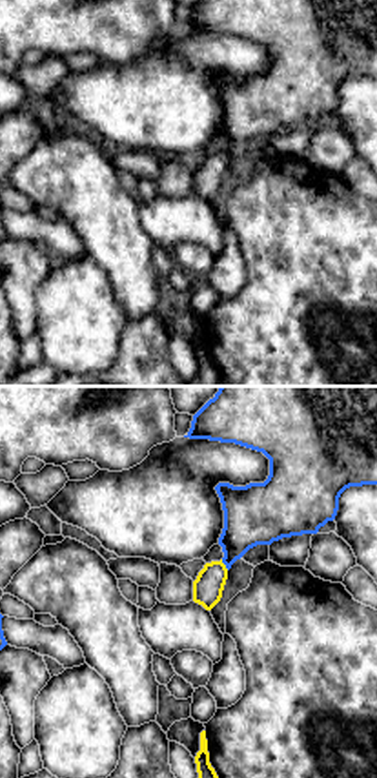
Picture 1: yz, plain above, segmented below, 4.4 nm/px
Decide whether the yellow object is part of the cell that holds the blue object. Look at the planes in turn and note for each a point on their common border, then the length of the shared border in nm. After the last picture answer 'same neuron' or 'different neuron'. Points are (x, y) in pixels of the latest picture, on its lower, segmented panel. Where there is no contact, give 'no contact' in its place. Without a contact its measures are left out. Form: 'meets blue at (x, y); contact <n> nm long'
meets blue at (224, 563); contact 60 nm long

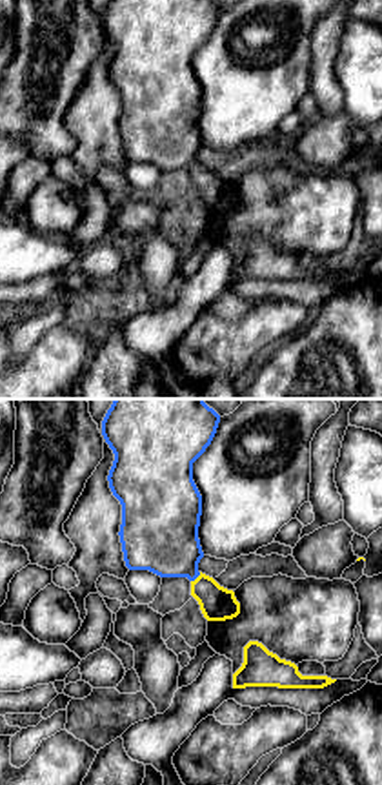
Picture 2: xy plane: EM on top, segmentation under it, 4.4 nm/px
meets blue at (195, 578); contact 60 nm long

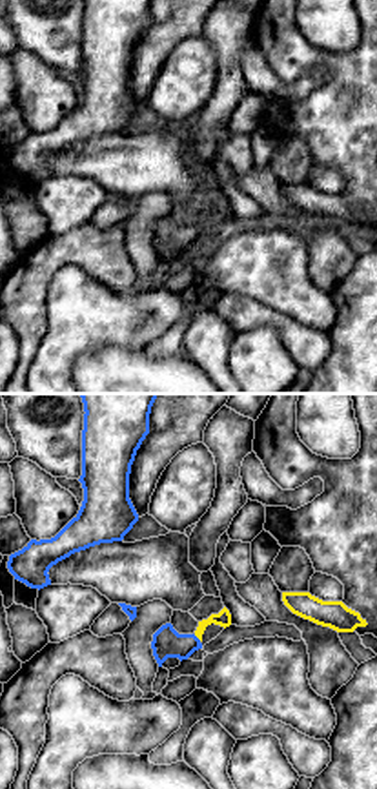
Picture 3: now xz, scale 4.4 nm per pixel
meets blue at (195, 636); contact 50 nm long

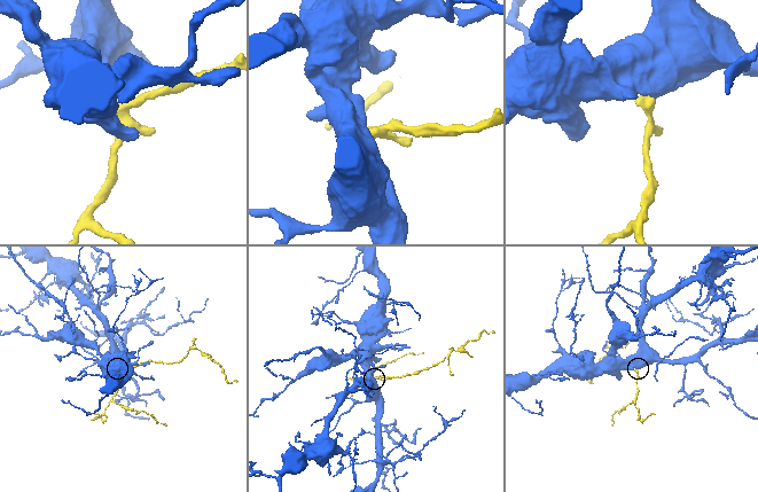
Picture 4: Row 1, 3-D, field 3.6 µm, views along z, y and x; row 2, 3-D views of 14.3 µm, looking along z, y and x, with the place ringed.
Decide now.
same neuron

